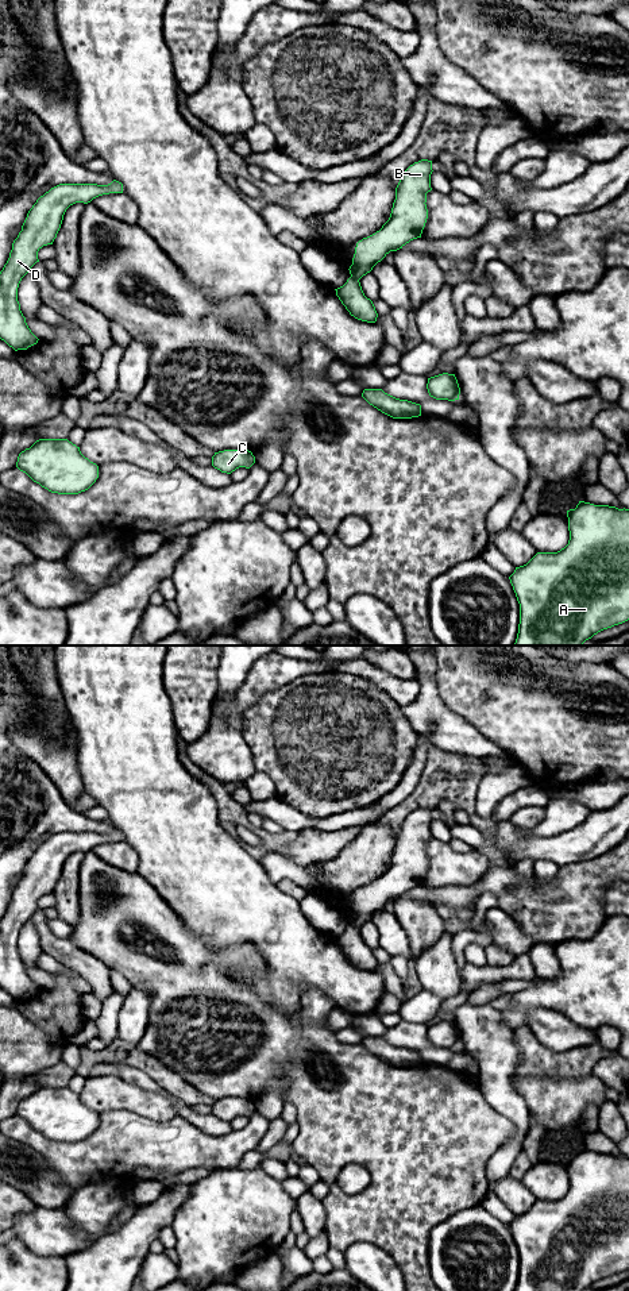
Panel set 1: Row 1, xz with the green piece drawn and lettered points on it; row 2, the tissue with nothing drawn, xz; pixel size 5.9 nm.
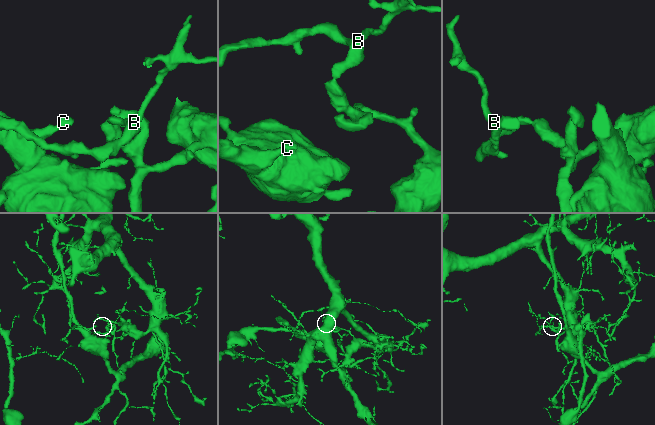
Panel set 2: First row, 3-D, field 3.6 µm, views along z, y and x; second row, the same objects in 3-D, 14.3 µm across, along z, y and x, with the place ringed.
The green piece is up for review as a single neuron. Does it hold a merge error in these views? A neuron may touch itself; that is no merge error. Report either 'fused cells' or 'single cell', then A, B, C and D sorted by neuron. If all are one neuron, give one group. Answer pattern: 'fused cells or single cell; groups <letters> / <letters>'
fused cells; groups A / B C D

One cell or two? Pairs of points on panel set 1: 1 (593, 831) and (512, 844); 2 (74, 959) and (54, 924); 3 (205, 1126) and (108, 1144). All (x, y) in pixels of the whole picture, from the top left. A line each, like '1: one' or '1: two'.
1: one
2: two
3: two

